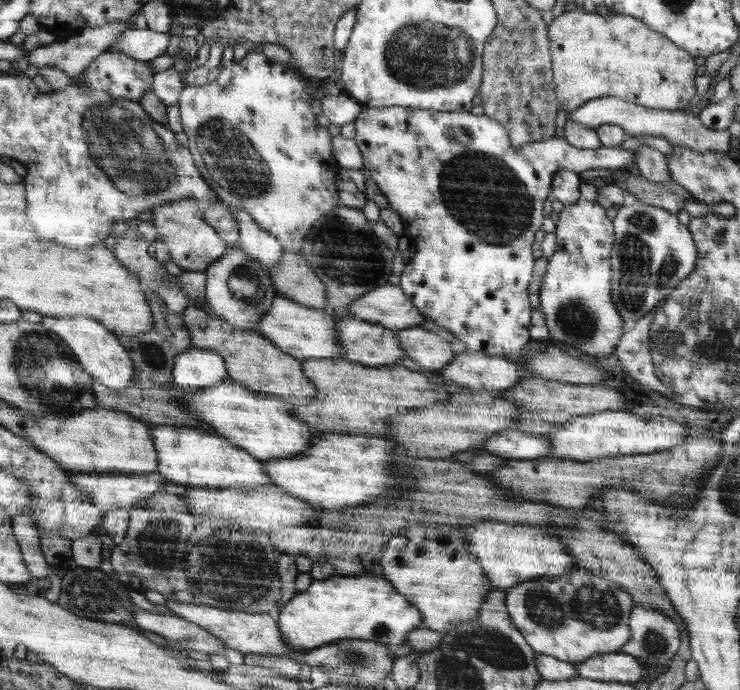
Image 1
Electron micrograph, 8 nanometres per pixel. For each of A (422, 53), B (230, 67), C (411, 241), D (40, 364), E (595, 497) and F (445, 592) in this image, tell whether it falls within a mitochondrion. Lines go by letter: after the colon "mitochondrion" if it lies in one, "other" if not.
A: mitochondrion
B: other
C: other
D: mitochondrion
E: other
F: other

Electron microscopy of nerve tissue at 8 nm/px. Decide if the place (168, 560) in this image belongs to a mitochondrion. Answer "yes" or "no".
yes

